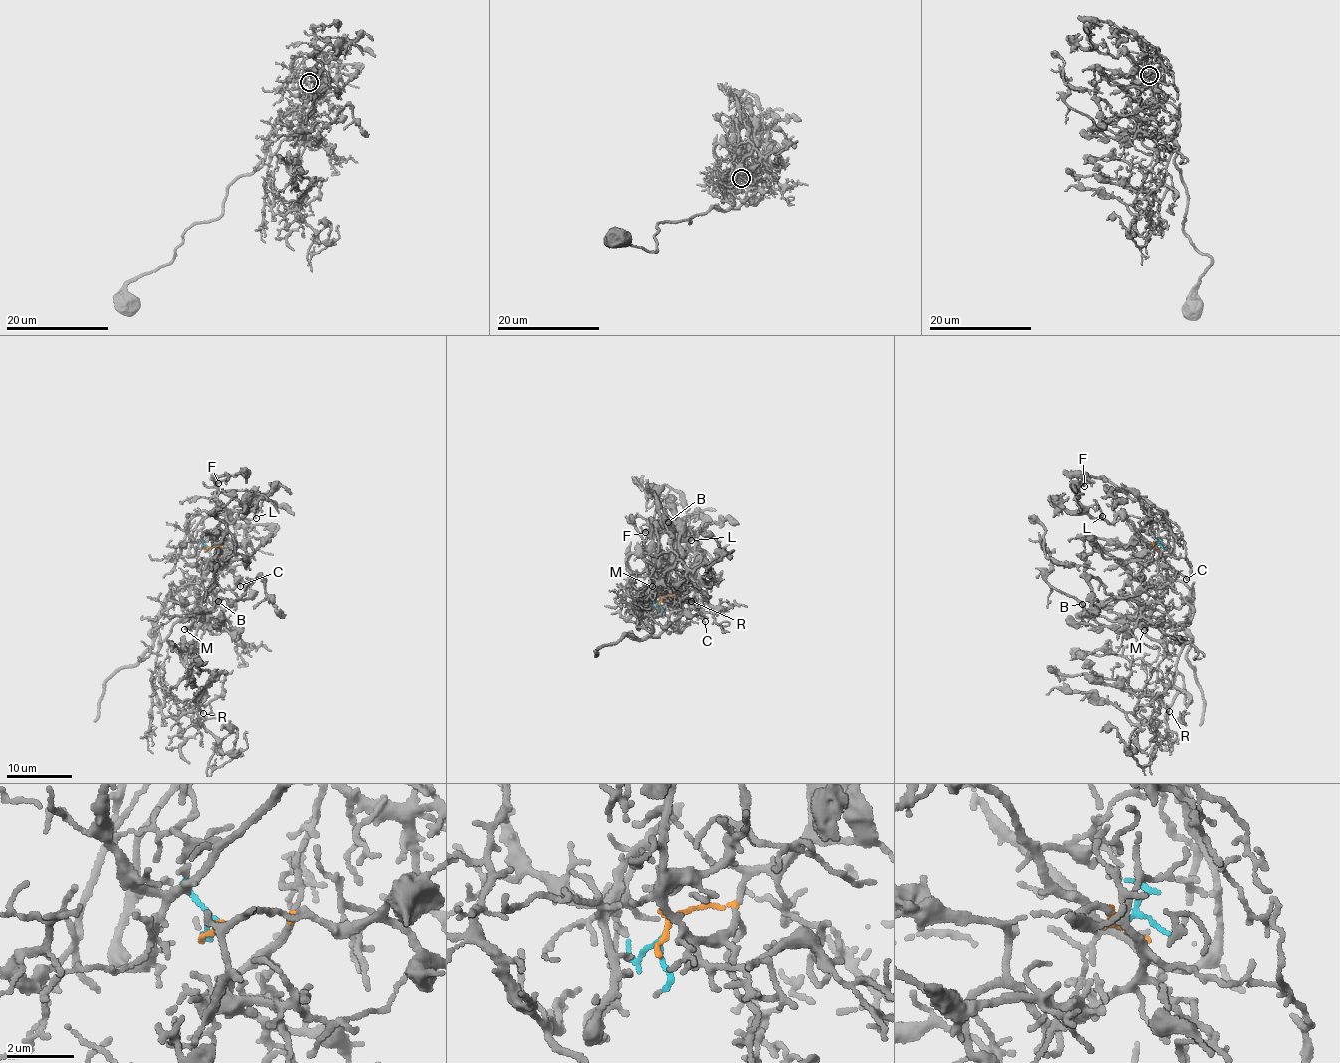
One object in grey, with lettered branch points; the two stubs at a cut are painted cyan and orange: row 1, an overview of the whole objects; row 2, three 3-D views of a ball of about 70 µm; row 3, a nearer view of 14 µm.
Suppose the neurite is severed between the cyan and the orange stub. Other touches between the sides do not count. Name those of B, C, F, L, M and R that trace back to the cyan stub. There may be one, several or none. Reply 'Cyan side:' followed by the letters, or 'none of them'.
Cyan side: F, L

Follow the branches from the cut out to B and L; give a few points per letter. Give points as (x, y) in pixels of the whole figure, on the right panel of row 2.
B: (1154, 546), (1133, 547), (1125, 568), (1154, 587), (1150, 605), (1157, 609), (1109, 620), (1089, 615), (1082, 604)
L: (1155, 546), (1159, 540), (1137, 531), (1124, 516), (1107, 523), (1088, 512), (1091, 506), (1097, 508), (1101, 516)

